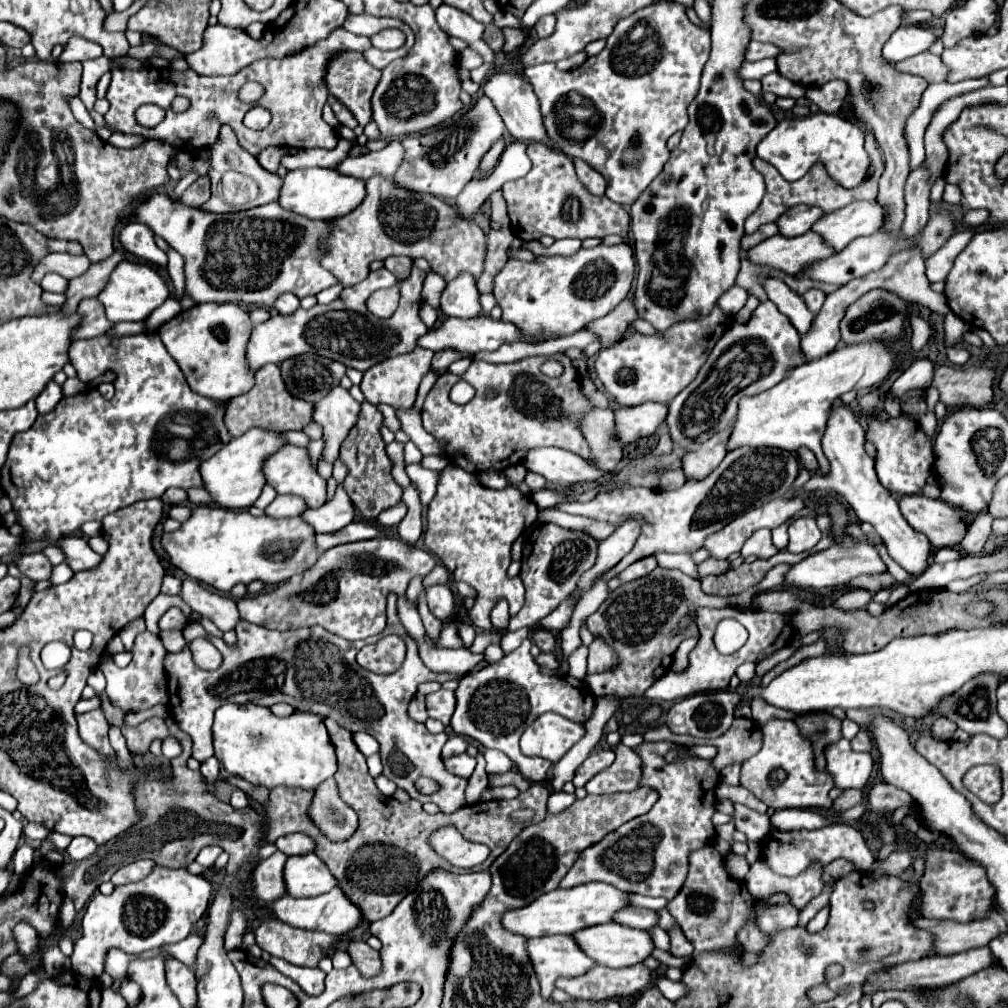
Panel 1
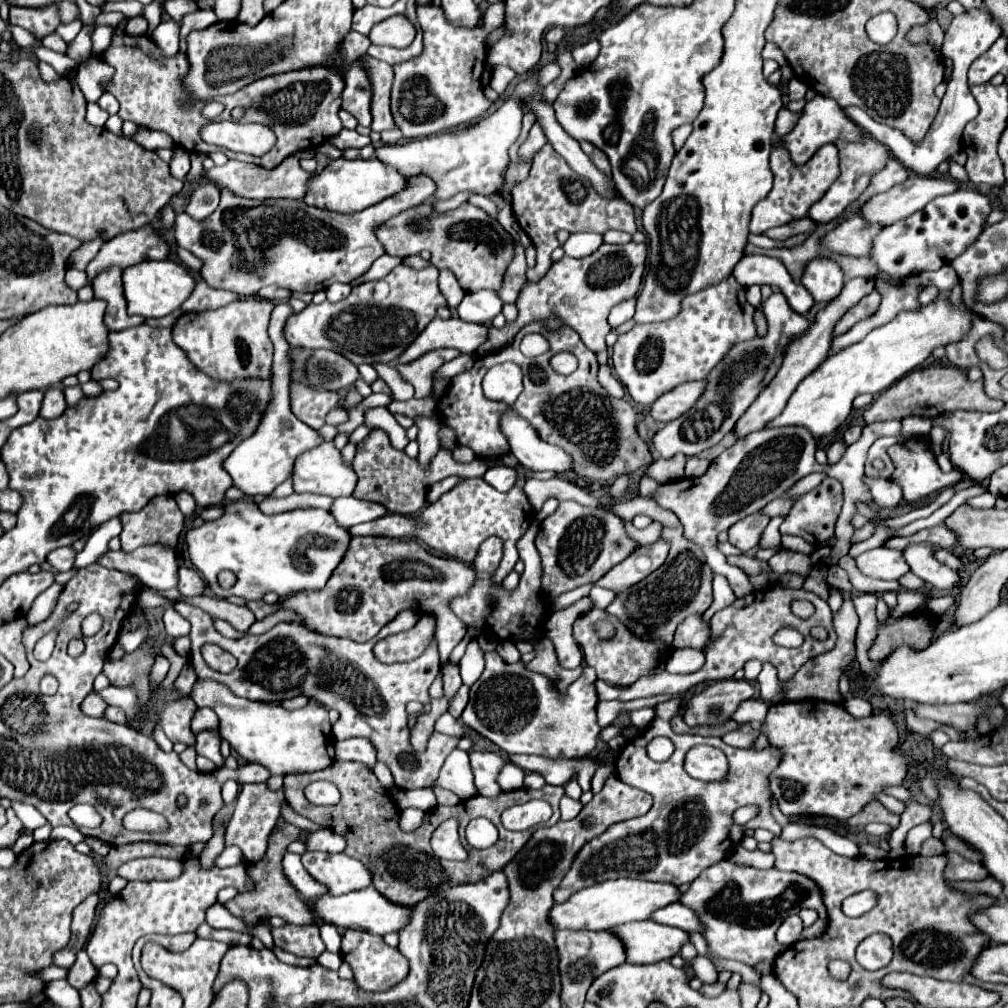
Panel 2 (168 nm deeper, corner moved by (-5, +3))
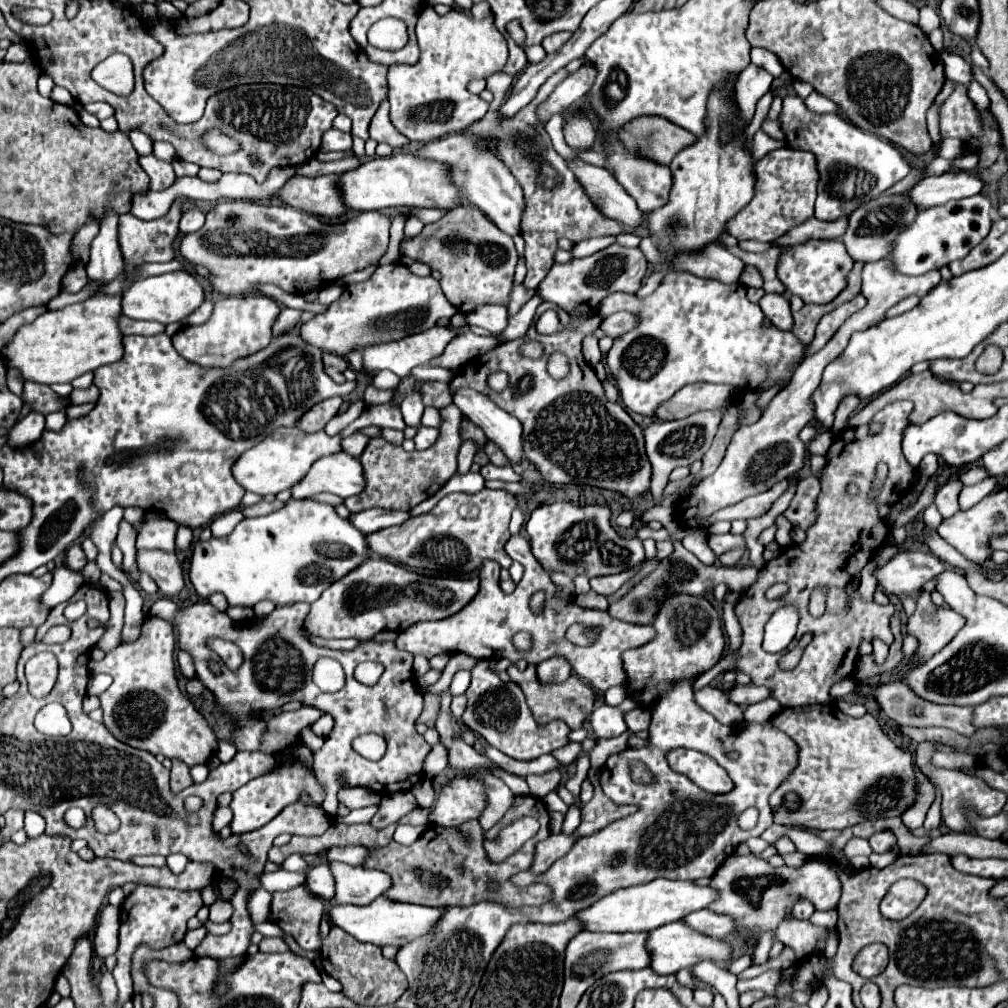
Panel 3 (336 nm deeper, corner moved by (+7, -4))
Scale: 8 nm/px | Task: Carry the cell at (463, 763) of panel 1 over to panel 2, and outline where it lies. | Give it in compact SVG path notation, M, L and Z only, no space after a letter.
M472 751L470 753L470 767L474 773L474 785L478 789L478 795L482 797L498 797L502 793L502 787L498 785L498 775L504 767L504 759L490 751Z

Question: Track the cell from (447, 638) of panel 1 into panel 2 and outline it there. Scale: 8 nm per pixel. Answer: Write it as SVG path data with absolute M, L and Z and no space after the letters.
M354 537L350 541L350 551L346 551L346 559L342 559L322 591L302 591L276 605L268 605L264 601L248 601L246 607L256 615L256 619L264 619L274 611L288 607L306 619L308 629L322 635L348 637L360 643L378 635L378 631L400 611L408 609L418 615L434 615L434 635L438 643L440 663L444 665L452 649L466 635L466 625L456 619L450 609L450 601L454 597L466 595L474 581L474 567L450 557L430 555L424 547L418 545L418 541L390 537Z

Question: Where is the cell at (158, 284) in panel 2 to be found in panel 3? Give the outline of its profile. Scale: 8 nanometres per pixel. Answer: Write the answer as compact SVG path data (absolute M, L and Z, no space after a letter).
M178 270L178 272L142 278L130 284L122 292L122 314L134 320L154 320L162 324L172 324L172 322L180 322L190 312L194 312L202 304L202 300L204 300L204 290L198 284L198 280L192 274Z

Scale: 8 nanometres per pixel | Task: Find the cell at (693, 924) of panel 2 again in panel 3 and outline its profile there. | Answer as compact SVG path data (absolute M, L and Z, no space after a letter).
M696 910L694 914L688 914L682 922L688 922L688 926L694 926L694 930L710 938L726 938L734 928L734 920L730 916L714 914L710 910Z

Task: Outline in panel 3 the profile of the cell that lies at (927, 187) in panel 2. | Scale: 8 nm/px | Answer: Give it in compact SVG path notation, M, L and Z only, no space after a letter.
M944 172L940 176L928 176L920 180L914 188L906 192L910 202L918 210L946 204L950 200L960 200L966 196L974 196L982 190L982 180L970 172Z

